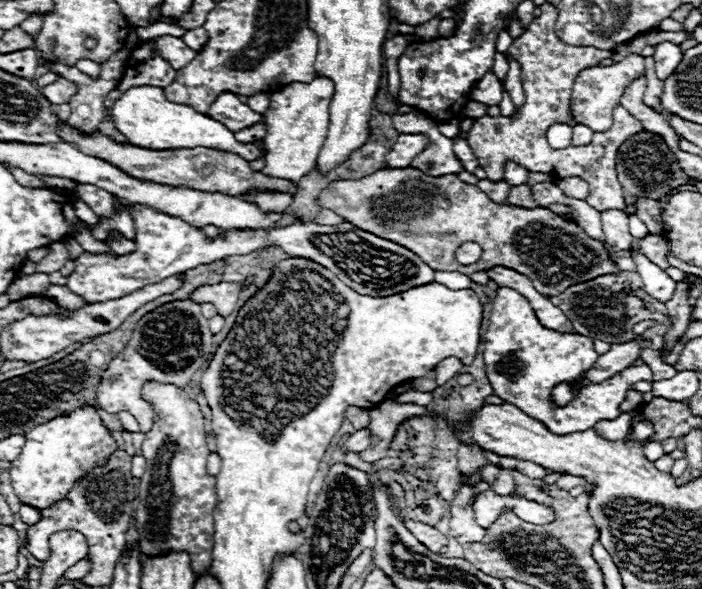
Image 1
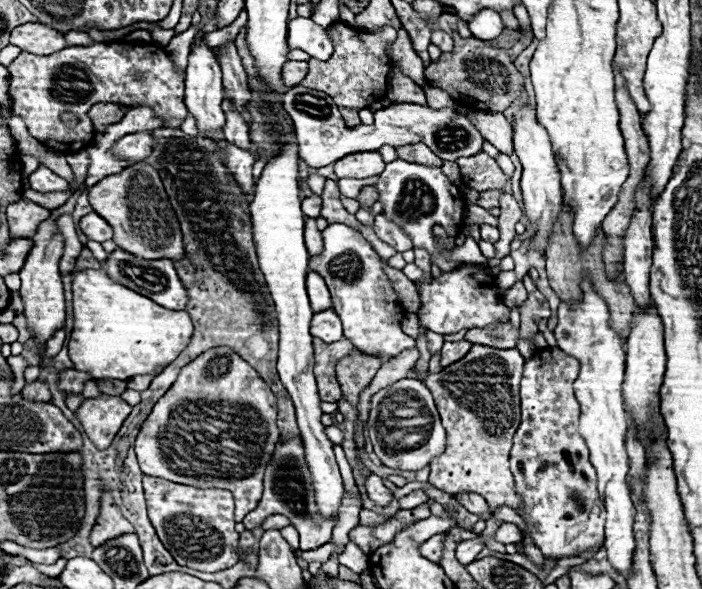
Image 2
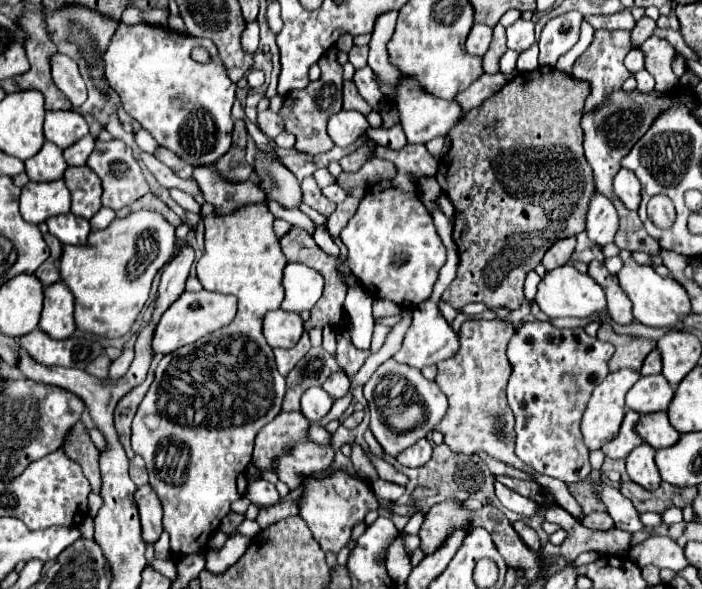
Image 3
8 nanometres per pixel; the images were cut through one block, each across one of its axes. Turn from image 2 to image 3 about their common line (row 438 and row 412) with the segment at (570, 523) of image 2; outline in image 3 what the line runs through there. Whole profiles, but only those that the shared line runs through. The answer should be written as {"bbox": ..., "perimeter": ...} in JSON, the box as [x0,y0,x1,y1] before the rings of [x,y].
{"bbox":[508,320,614,484],"perimeter":[[[548,320],[524,322],[508,344],[512,376],[508,382],[508,404],[516,424],[516,456],[536,472],[566,484],[590,478],[588,448],[580,432],[580,420],[592,390],[608,376],[608,360],[614,346],[590,338],[584,328],[556,328]]]}

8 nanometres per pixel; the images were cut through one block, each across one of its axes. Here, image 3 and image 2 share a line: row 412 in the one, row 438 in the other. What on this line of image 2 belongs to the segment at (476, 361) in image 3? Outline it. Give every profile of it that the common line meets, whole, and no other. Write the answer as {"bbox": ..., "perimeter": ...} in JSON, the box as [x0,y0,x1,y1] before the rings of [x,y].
{"bbox":[424,344,524,514],"perimeter":[[[474,344],[460,362],[424,378],[446,428],[446,448],[430,462],[430,484],[448,494],[476,492],[488,502],[490,512],[496,512],[500,506],[510,506],[520,514],[522,506],[514,490],[508,452],[514,432],[520,426],[518,388],[522,366],[524,358],[516,348],[496,350]]]}

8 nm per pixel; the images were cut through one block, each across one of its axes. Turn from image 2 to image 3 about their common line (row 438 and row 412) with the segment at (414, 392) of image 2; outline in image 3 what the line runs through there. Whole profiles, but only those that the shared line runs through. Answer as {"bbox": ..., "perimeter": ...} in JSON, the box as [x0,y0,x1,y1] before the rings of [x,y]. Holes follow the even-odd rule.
{"bbox":[364,360,448,456],"perimeter":[[[386,360],[384,364],[380,364],[376,368],[376,372],[370,376],[370,380],[364,384],[364,396],[368,400],[368,406],[370,406],[370,430],[374,432],[374,436],[378,438],[378,442],[382,444],[384,452],[390,454],[390,456],[396,456],[398,452],[402,452],[404,448],[412,446],[416,440],[424,438],[440,420],[442,416],[446,414],[446,408],[448,408],[448,400],[446,396],[440,392],[438,384],[432,382],[432,380],[426,380],[420,370],[414,370],[406,364],[398,364],[396,360]],[[412,406],[418,406],[418,418],[414,418],[412,422],[416,424],[410,424],[410,428],[394,428],[394,420],[398,414],[402,414],[406,408],[412,408]]]}

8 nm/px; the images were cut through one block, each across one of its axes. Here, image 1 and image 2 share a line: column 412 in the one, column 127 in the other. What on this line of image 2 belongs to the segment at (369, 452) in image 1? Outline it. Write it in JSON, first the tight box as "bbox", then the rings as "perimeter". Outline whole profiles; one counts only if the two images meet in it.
{"bbox":[75,394,132,450],"perimeter":[[[102,394],[98,398],[86,399],[75,416],[82,422],[88,438],[100,450],[104,450],[118,434],[130,410],[132,406],[126,404],[120,396]]]}

